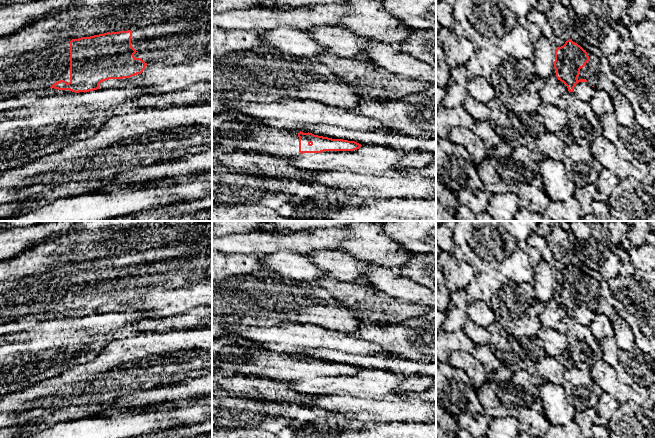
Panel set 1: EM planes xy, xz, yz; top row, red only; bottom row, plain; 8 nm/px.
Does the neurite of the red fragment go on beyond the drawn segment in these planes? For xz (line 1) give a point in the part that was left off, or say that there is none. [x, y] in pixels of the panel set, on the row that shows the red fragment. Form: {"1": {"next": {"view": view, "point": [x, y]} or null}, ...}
{"1": {"next": null}}

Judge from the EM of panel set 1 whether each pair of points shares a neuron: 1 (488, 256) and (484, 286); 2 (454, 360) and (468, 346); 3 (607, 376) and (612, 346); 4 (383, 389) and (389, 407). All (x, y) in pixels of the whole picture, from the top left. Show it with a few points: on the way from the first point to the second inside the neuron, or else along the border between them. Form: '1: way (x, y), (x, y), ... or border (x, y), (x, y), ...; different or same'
1: way (486, 263), (486, 279); same
2: border (472, 354), (466, 351), (454, 351), (447, 362); different
3: border (601, 359), (614, 370), (616, 376), (621, 381); different
4: border (399, 393), (376, 396); different

